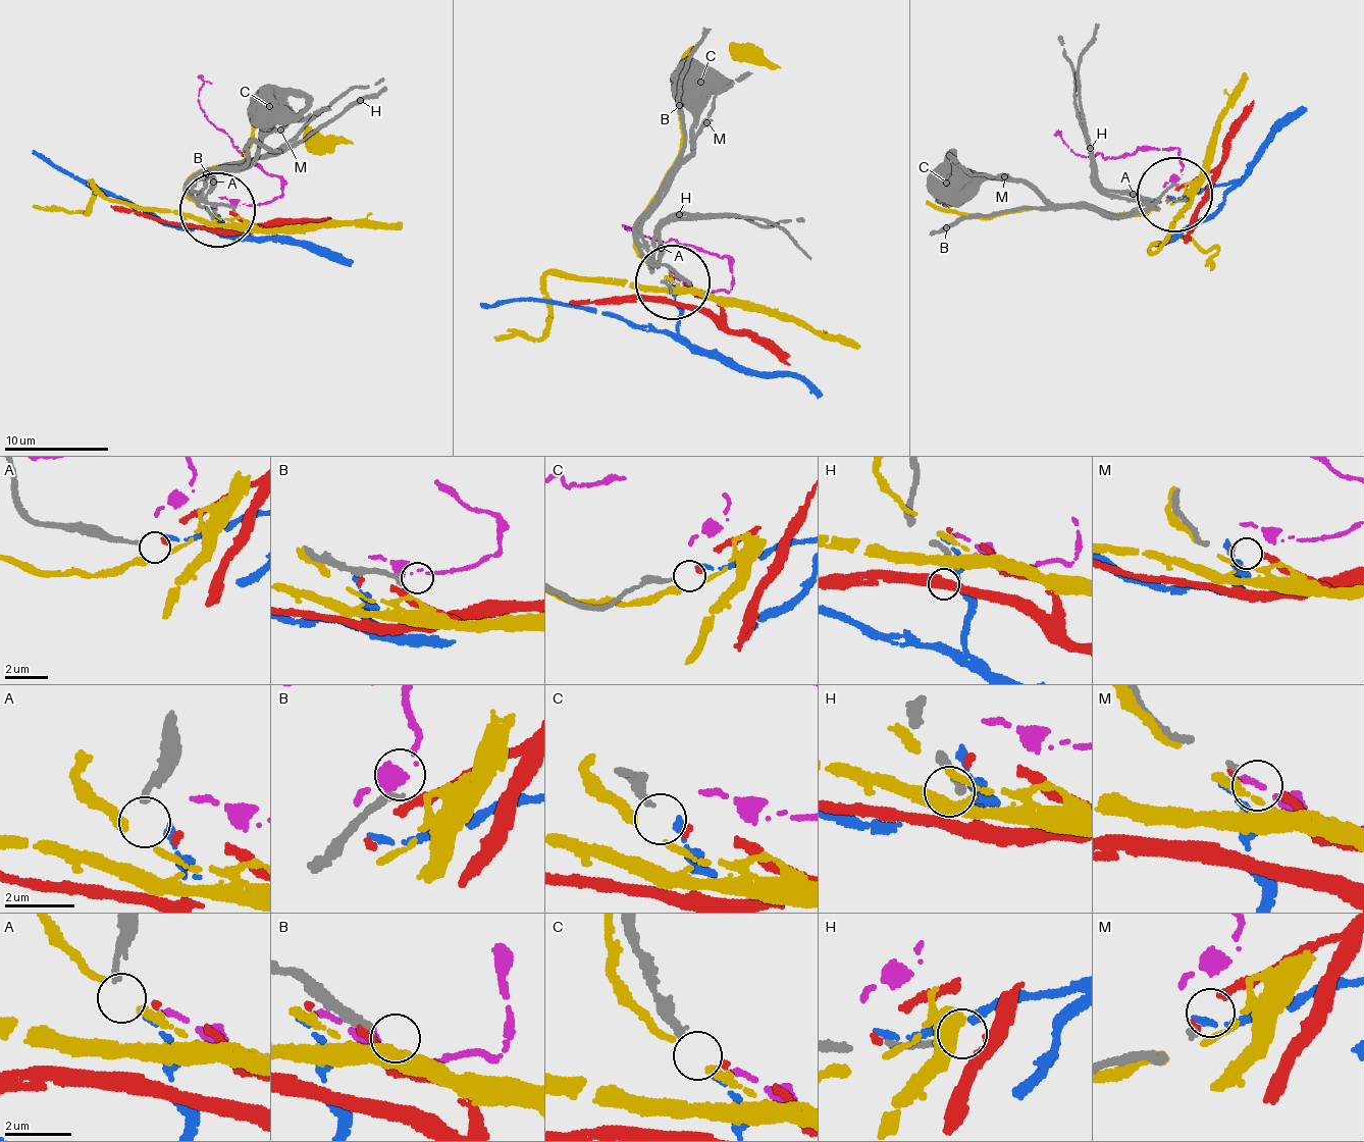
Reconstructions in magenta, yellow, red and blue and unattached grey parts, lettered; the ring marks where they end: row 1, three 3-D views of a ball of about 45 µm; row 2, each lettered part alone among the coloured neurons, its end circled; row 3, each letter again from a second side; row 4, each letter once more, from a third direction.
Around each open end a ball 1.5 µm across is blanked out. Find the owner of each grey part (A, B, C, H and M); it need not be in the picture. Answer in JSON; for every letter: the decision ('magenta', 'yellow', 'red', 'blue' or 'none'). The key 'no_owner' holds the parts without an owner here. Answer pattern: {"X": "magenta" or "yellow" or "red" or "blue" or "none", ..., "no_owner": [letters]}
{"A": "blue", "B": "none", "C": "red", "H": "none", "M": "none", "no_owner": ["B", "H", "M"]}

